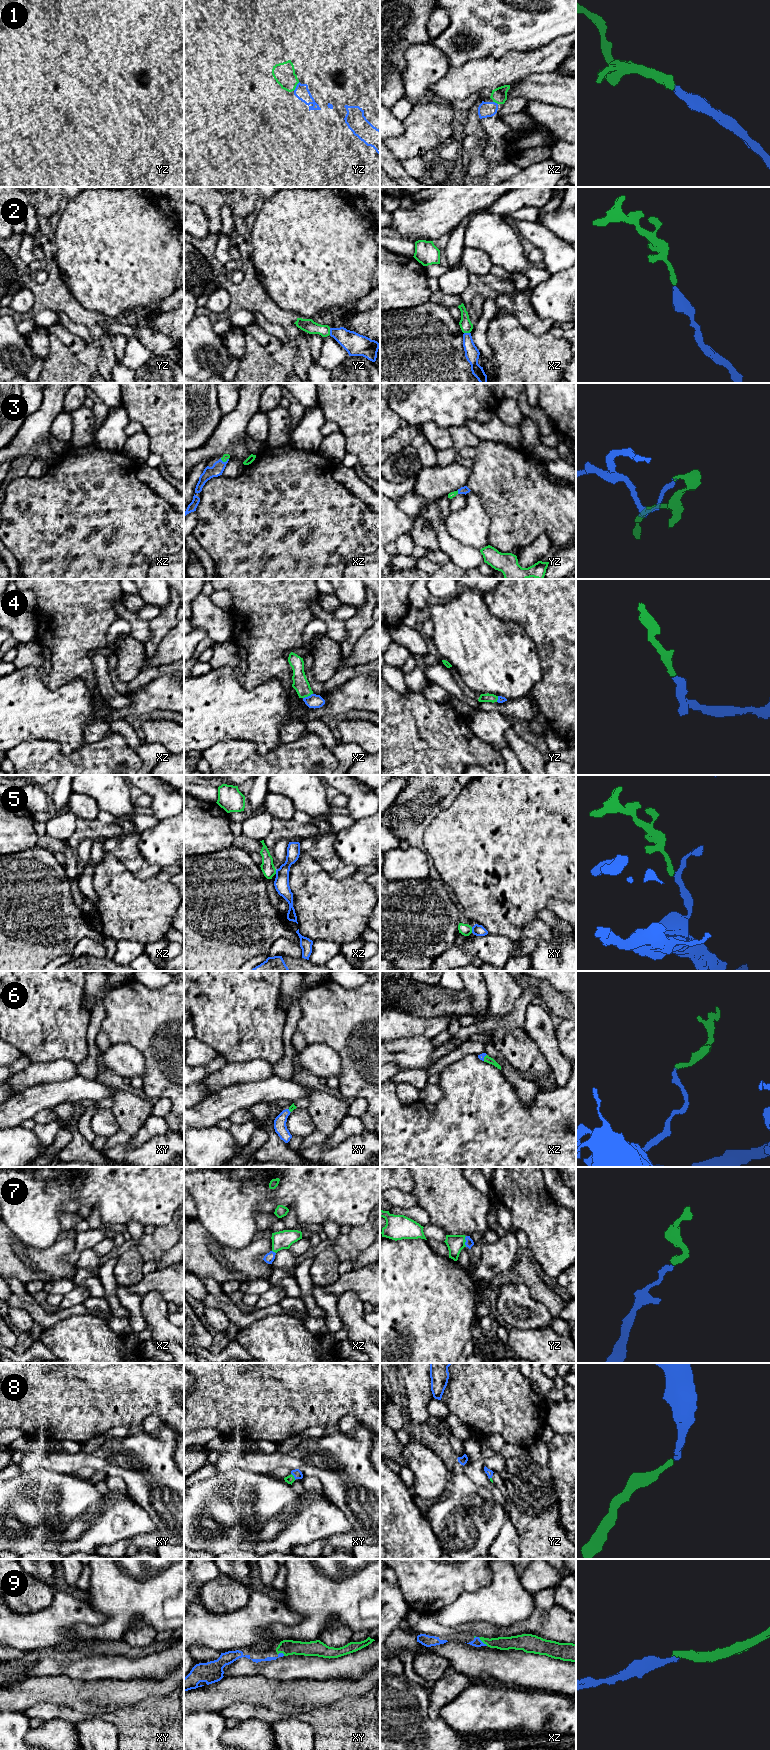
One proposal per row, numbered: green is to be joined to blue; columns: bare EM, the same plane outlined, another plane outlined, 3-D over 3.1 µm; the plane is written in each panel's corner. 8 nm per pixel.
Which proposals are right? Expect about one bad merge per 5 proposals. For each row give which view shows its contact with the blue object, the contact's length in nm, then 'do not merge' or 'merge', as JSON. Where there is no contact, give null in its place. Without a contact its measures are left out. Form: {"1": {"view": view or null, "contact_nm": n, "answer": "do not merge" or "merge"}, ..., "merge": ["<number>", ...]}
{"1": {"view": "yz", "contact_nm": 90, "answer": "merge"}, "2": {"view": "yz", "contact_nm": 60, "answer": "merge"}, "3": {"view": "xz", "contact_nm": 70, "answer": "merge"}, "4": {"view": "xz", "contact_nm": 90, "answer": "merge"}, "5": {"view": "xy", "contact_nm": 50, "answer": "do not merge"}, "6": {"view": "xz", "contact_nm": 60, "answer": "merge"}, "7": {"view": "yz", "contact_nm": 90, "answer": "merge"}, "8": {"view": "xy", "contact_nm": 70, "answer": "merge"}, "9": {"view": "xz", "contact_nm": 100, "answer": "merge"}, "merge": ["1", "2", "3", "4", "6", "7", "8", "9"]}

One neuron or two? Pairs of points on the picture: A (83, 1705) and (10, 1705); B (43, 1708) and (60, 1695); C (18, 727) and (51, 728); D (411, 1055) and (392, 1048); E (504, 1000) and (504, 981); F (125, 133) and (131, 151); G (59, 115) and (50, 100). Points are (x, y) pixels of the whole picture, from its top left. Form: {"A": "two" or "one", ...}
{"A": "one", "B": "two", "C": "one", "D": "one", "E": "one", "F": "one", "G": "one"}

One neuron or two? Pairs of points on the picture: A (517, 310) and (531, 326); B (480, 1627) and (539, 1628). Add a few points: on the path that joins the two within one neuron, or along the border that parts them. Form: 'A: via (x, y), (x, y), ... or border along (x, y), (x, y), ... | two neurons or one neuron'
A: via (521, 314), (529, 322) | one neuron
B: via (495, 1631), (513, 1631), (524, 1628) | one neuron

